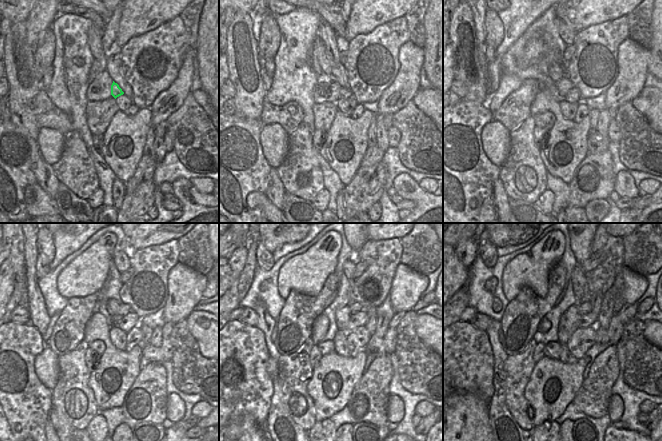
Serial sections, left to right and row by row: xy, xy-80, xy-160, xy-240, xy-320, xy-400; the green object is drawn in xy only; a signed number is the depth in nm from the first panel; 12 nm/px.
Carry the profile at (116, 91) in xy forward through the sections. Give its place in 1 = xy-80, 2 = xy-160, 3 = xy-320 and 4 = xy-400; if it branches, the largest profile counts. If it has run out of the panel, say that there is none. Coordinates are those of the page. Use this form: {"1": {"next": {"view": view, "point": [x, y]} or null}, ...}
{"1": {"next": {"view": "xy-80", "point": [345, 93]}}, "2": {"next": {"view": "xy-160", "point": [573, 96]}}, "3": {"next": {"view": "xy-320", "point": [359, 319]}}, "4": {"next": {"view": "xy-400", "point": [587, 320]}}}

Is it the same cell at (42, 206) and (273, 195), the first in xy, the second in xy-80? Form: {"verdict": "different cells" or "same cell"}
{"verdict": "different cells"}

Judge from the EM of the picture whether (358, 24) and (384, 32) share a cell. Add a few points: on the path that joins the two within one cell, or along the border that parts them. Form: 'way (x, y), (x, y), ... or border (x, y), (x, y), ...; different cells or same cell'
border (395, 18), (352, 38); different cells

